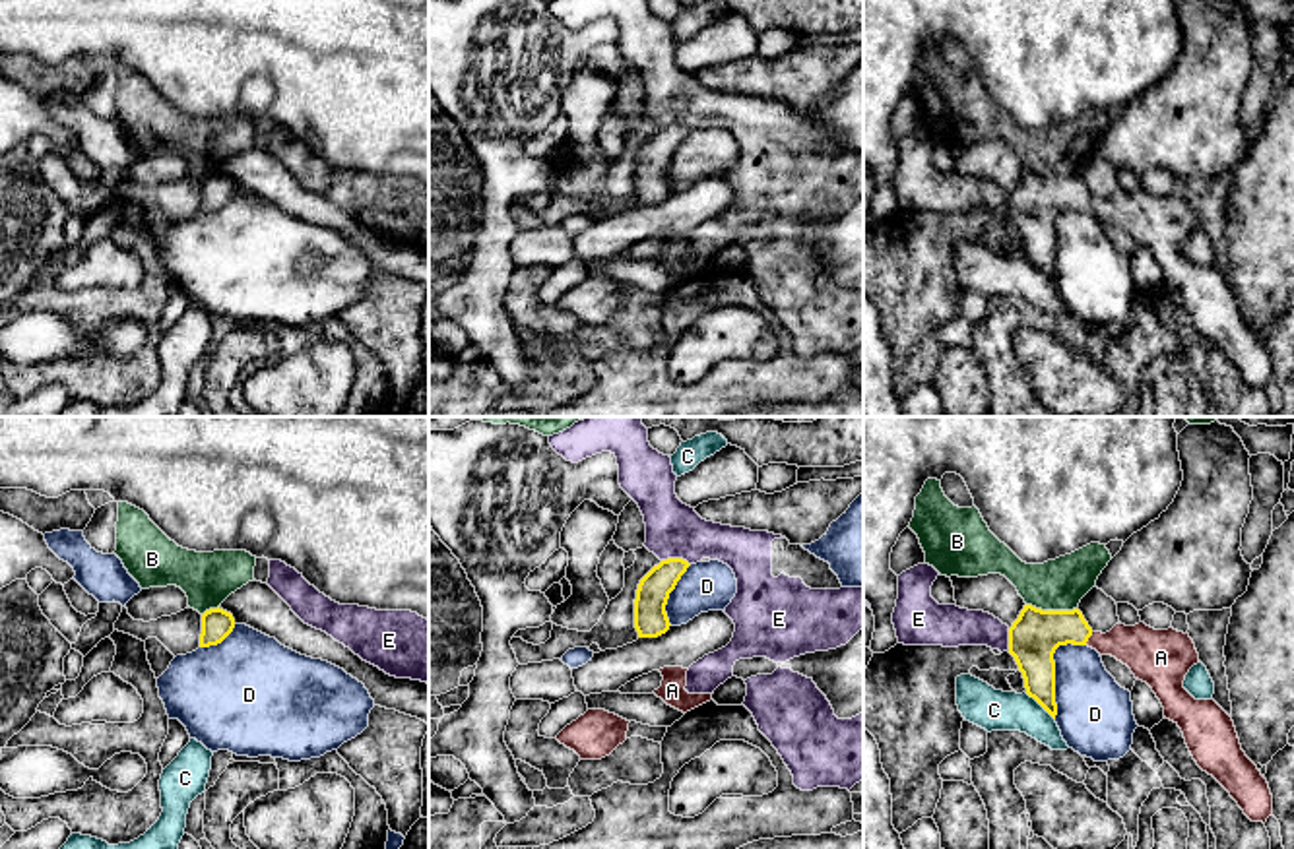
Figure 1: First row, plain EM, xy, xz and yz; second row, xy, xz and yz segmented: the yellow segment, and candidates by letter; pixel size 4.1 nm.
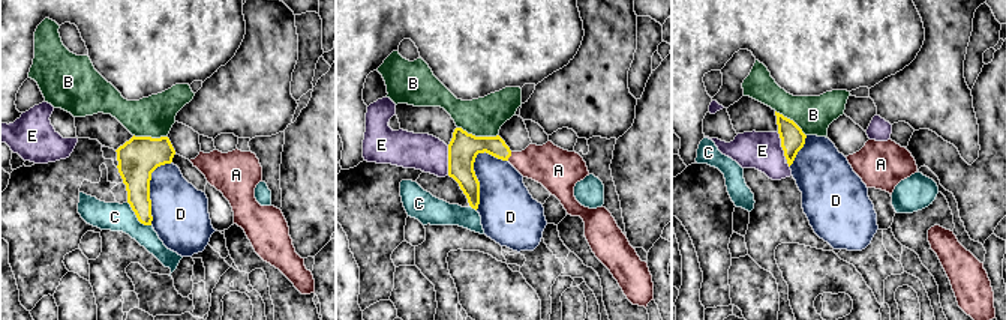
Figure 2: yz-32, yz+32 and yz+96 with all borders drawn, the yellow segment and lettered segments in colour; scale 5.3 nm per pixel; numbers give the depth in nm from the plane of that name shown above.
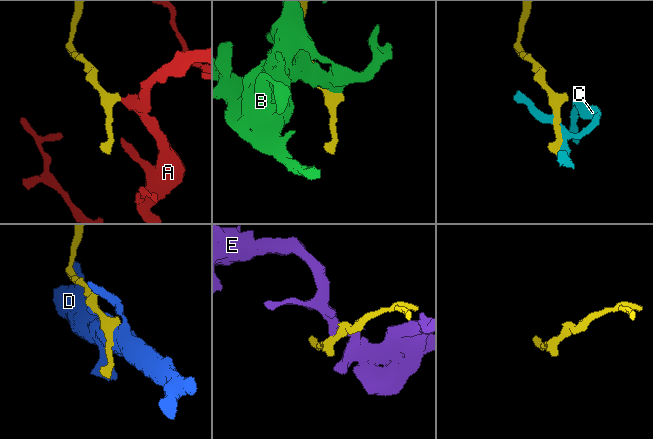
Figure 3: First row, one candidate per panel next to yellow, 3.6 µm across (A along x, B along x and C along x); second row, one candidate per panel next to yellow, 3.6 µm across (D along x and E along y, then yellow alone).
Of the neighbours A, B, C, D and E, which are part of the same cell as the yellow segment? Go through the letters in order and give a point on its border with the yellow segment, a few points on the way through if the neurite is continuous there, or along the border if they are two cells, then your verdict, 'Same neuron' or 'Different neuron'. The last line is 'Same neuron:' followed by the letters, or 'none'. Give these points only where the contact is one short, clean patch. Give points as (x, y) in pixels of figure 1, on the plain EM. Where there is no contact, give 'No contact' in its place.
A: Touches yellow at yz (1089, 202). Path across: yz (1035, 202), (1089, 202), (1147, 218). Same neuron
B: Touches yellow at yz (1052, 177). Different neuron
C: Touches yellow at yz (1040, 270). Different neuron
D: Touches yellow at yz (1054, 235). Different neuron
E: Touches yellow at xz (676, 125). Different neuron
Same neuron: A

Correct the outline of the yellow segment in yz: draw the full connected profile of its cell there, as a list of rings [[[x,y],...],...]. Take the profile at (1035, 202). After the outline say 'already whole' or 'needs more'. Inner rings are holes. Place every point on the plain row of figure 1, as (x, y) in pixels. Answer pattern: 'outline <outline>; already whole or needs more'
outline [[[1024,171],[1009,194],[1009,219],[1024,244],[1024,254],[1053,285],[1055,227],[1059,211],[1088,211],[1112,221],[1147,248],[1174,287],[1197,331],[1213,341],[1238,368],[1251,388],[1273,382],[1273,361],[1267,345],[1242,316],[1232,283],[1214,266],[1195,266],[1183,246],[1199,227],[1189,200],[1174,194],[1154,196],[1145,188],[1116,190],[1110,198],[1094,198],[1079,174],[1042,176]]]; needs more

